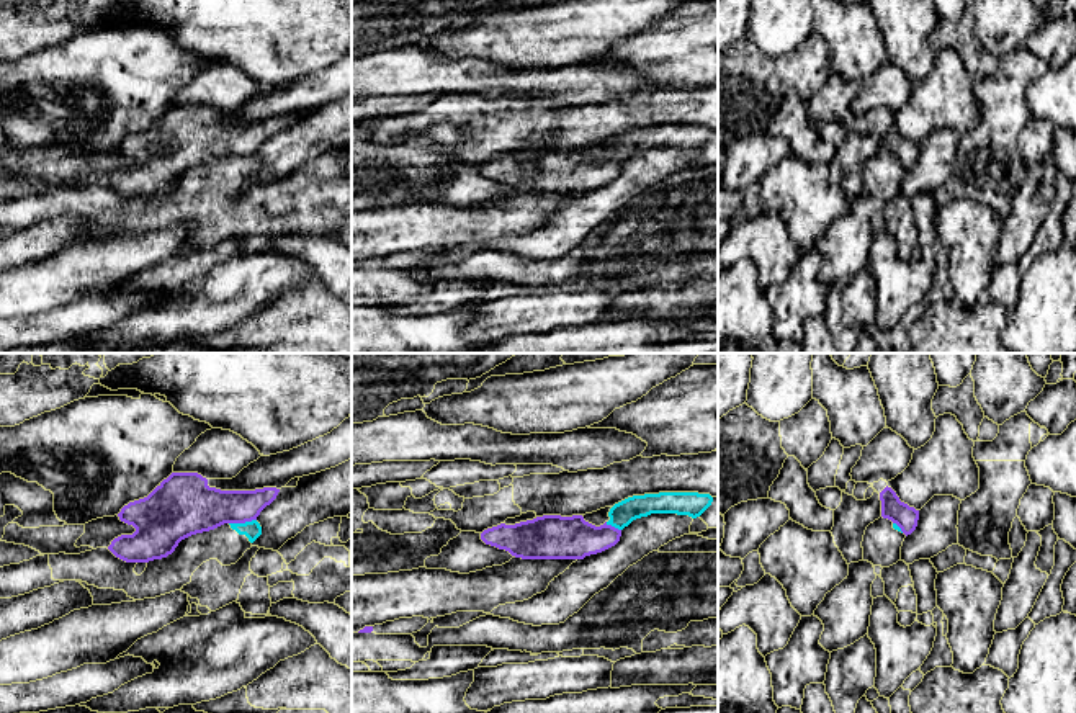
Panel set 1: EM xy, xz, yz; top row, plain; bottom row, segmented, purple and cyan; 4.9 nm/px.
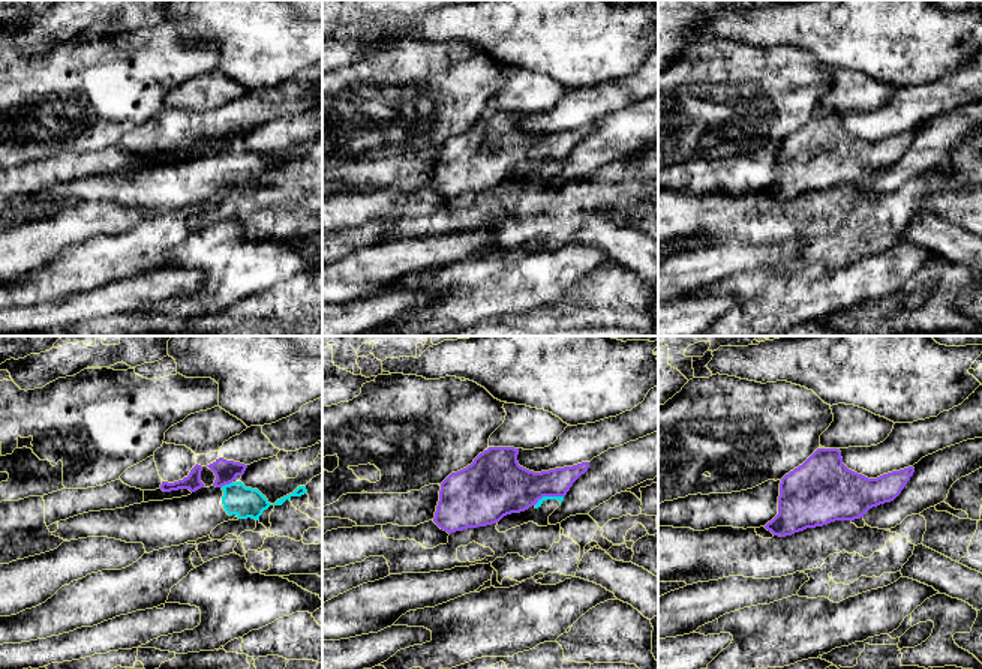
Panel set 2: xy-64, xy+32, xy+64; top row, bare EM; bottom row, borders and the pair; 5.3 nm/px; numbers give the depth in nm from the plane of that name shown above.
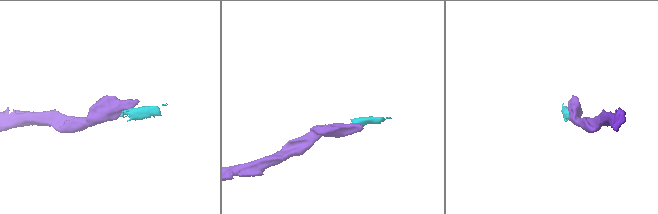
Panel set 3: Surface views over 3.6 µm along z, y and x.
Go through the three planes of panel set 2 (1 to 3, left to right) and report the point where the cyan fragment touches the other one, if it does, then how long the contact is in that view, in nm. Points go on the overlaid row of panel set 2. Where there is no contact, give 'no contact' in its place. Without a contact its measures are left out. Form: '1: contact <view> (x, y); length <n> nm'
1: contact xy-64 (225, 483); length 70 nm
2: contact xy+32 (547, 495); length 170 nm
3: no contact

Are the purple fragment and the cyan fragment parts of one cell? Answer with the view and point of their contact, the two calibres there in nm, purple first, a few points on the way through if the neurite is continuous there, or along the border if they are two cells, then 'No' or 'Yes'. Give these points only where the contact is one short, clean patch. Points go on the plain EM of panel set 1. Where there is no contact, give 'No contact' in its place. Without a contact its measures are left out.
Touches purple at xy (242, 156). Thickness 260 nm (purple) against 90 nm. Boundary: xy (255, 152), (229, 157). No

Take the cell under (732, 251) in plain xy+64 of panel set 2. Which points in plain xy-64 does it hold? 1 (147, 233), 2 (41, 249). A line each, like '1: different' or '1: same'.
1: same
2: different

